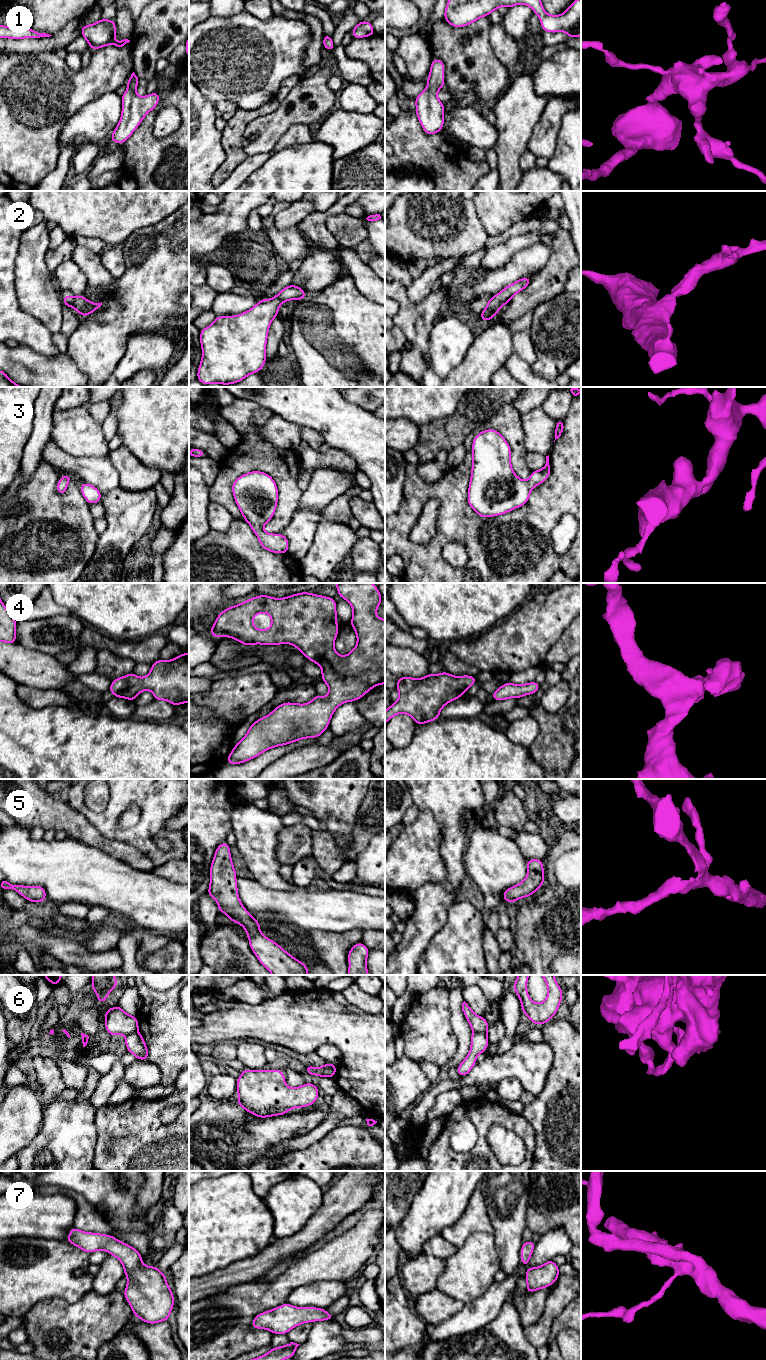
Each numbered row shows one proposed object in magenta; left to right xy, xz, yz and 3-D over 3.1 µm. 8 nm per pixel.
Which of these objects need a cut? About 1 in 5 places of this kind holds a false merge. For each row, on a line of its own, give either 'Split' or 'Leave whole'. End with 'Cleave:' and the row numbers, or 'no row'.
1: Leave whole
2: Leave whole
3: Leave whole
4: Leave whole
5: Leave whole
6: Split
7: Leave whole
Cleave: 6

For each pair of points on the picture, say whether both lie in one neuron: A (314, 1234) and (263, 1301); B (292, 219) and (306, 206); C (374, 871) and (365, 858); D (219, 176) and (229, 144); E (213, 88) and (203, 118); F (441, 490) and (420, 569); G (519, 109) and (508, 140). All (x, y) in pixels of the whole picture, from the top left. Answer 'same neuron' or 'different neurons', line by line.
A: different neurons
B: same neuron
C: same neuron
D: same neuron
E: different neurons
F: same neuron
G: same neuron

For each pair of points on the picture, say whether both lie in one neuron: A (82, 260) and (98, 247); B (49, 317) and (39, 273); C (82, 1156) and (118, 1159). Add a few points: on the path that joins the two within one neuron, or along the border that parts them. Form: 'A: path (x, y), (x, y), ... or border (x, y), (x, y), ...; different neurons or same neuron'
A: border (77, 244), (83, 245), (99, 255); different neurons
B: path (46, 306), (39, 297), (39, 284); same neuron
C: border (97, 1134), (94, 1158), (92, 1160); different neurons

